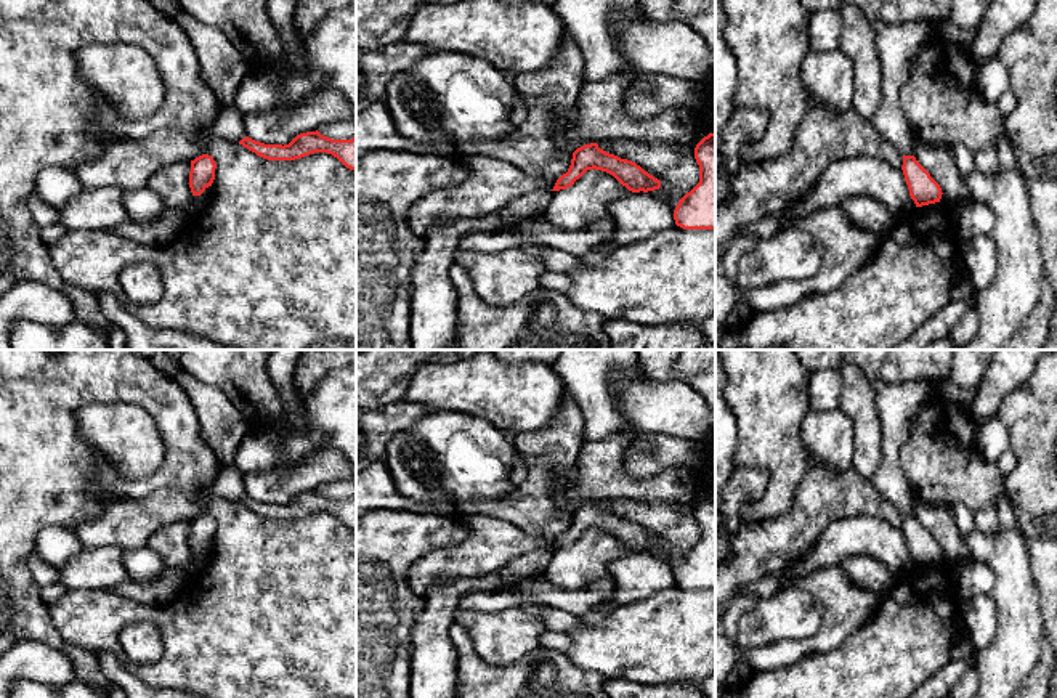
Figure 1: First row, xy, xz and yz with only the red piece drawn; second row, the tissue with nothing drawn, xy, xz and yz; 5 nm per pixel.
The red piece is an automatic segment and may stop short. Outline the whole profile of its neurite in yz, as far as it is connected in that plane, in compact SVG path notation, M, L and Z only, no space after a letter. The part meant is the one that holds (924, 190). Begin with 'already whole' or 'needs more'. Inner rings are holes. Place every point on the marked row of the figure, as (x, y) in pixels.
already whole; M903 156L901 165L909 196L916 207L940 202L942 188L914 156Z

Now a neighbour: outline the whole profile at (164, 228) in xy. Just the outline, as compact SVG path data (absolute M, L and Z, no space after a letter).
M212 186L205 188L200 196L192 196L192 201L184 213L164 207L164 212L154 220L146 223L127 221L112 231L128 239L143 242L146 246L164 246L170 242L178 229L196 213L199 213L212 197Z

